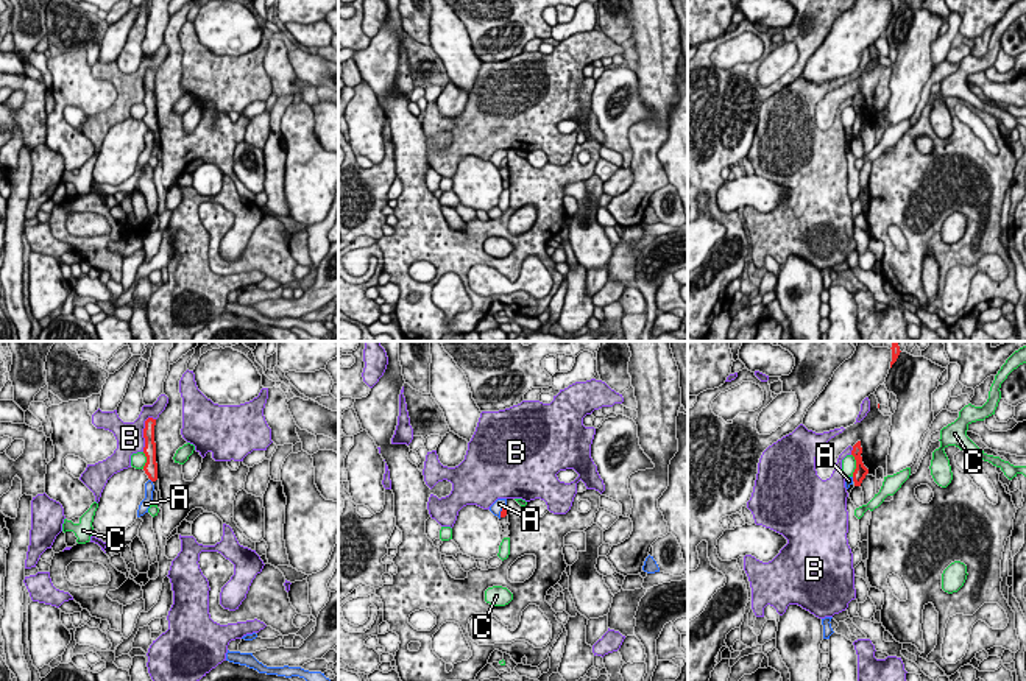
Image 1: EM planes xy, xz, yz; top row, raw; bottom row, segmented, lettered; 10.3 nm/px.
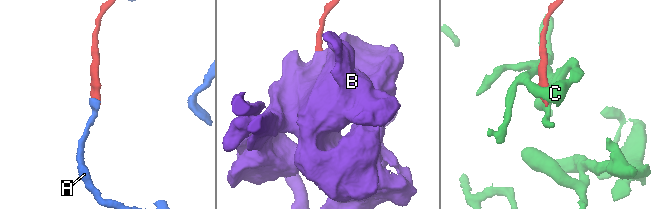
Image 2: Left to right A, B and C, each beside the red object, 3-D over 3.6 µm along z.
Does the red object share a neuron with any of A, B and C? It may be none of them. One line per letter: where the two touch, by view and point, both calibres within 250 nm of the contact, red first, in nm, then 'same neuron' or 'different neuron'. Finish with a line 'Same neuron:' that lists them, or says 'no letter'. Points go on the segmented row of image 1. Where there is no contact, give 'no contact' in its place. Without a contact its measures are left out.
A: xz (501, 511) | 60/120 nm | different neuron
B: xy (144, 434) | 130/280 nm | different neuron
C: yz (856, 465) | 140/160 nm | different neuron
Same neuron: no letter

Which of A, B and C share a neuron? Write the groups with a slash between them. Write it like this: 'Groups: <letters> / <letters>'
Groups: A / B / C

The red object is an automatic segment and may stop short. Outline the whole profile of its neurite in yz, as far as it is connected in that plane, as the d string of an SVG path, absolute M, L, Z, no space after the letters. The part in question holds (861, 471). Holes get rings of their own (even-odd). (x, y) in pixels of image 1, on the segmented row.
M858 441L854 446L853 446L853 450L851 450L851 455L854 457L856 460L856 469L853 472L853 482L854 482L854 486L861 486L862 480L865 478L865 475L869 474L869 469L864 466L862 463L862 447L861 447L861 441Z

